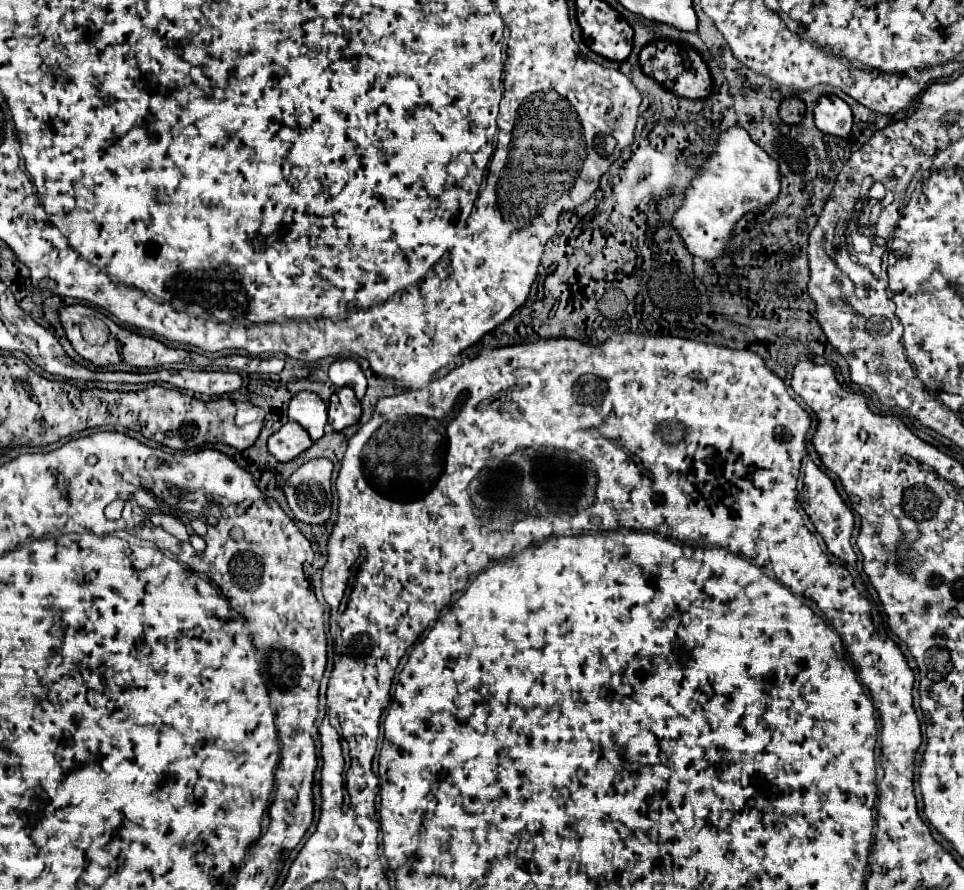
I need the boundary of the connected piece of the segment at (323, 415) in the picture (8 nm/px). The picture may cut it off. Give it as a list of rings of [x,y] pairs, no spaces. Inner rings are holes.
[[[301,391],[289,403],[289,417],[297,421],[313,441],[323,437],[327,425],[327,405],[321,401],[319,395]]]

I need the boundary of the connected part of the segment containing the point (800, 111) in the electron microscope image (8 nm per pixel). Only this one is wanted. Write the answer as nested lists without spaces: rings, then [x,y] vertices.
[[[787,97],[783,99],[781,107],[779,107],[779,117],[783,119],[783,123],[787,125],[795,125],[795,123],[801,123],[803,117],[805,117],[805,105],[801,99],[797,97]]]

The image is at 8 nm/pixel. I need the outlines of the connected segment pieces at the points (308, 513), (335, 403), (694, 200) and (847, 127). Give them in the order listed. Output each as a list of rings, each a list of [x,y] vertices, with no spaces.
[[[329,459],[303,463],[285,483],[283,491],[293,515],[309,525],[323,525],[331,515],[331,473]]]
[[[349,387],[335,391],[329,399],[329,425],[333,431],[343,431],[361,419],[361,405]]]
[[[733,127],[731,131],[721,133],[713,155],[707,159],[707,163],[701,167],[701,173],[693,179],[691,187],[687,189],[685,201],[679,211],[675,211],[671,225],[679,231],[681,239],[685,241],[687,249],[695,255],[701,257],[703,261],[715,261],[721,259],[727,253],[727,247],[735,235],[735,225],[739,219],[747,215],[747,211],[759,213],[773,205],[779,197],[781,185],[779,185],[779,163],[771,159],[757,143],[751,141],[749,133],[741,127]]]
[[[835,95],[821,97],[815,107],[815,125],[819,131],[823,131],[827,135],[847,139],[851,135],[851,127],[853,127],[851,107]]]

